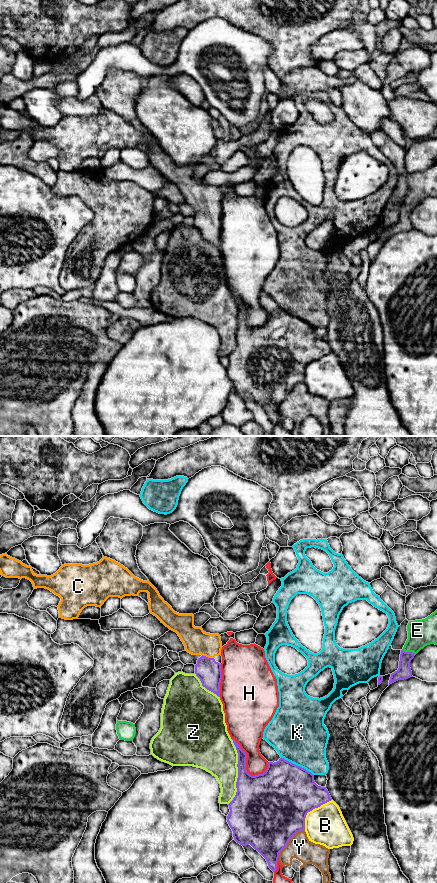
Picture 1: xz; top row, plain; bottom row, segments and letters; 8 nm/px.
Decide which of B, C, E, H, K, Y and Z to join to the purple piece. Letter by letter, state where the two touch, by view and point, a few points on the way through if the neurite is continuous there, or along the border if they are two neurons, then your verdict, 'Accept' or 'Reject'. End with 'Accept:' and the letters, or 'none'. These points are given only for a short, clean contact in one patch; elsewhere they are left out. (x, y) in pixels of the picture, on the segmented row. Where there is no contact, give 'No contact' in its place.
B: Touches purple at xz (311, 810). Reject
C: Touches purple at xz (207, 657). Path across: xz (209, 672), (207, 669), (207, 657), (207, 652), (196, 641). Accept
E: Touches purple at xz (409, 652). Reject
H: Touches purple at xz (245, 762). Reject
K: Touches purple at xz (296, 765). Reject
Y: Touches purple at xz (288, 841). Reject
Z: Touches purple at xz (238, 772). Reject
Accept: C

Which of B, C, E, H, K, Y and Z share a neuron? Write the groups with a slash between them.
B / C / E / H / K / Y / Z

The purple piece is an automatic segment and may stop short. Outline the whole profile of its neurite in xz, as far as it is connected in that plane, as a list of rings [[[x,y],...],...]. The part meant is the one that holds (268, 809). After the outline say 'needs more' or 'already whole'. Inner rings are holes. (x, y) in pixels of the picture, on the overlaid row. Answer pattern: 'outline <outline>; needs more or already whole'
outline [[[232,740],[238,753],[238,778],[236,795],[228,804],[230,812],[227,822],[233,831],[234,840],[242,846],[250,844],[266,859],[274,872],[277,870],[279,853],[297,832],[305,830],[307,813],[332,798],[326,787],[315,783],[311,772],[282,757],[277,762],[268,762],[263,774],[250,775],[246,770],[247,754]]]; already whole

